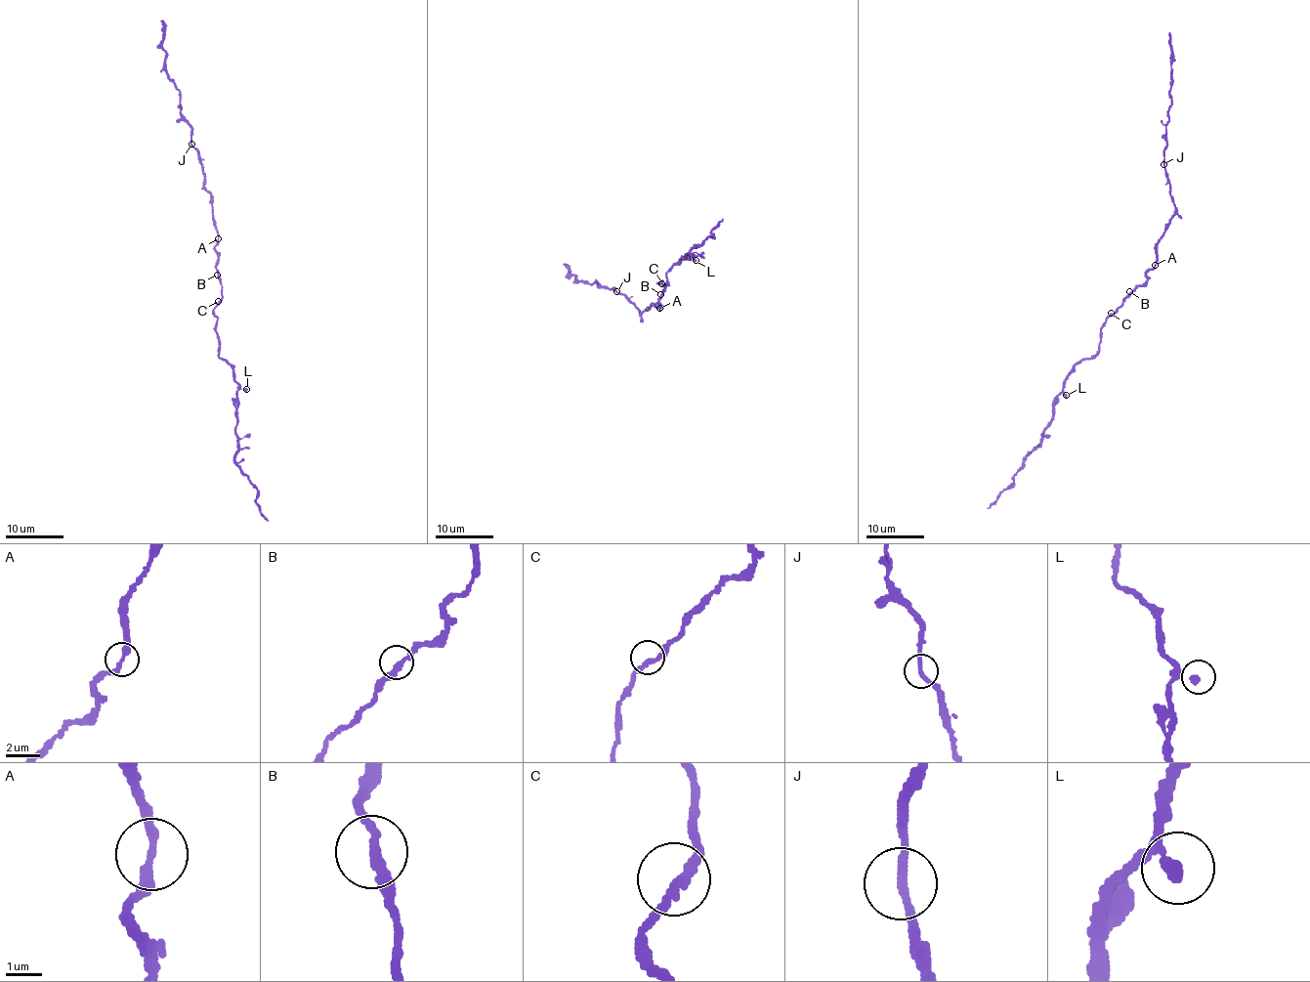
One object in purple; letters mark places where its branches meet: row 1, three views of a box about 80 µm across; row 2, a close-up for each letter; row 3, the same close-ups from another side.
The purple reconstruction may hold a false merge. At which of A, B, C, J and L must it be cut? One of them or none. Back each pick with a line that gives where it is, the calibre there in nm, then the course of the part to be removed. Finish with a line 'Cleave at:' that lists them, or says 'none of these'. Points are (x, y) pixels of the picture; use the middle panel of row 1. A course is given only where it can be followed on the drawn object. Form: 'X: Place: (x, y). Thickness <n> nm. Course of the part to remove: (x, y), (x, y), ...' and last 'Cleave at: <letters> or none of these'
Cleave at: none of these

